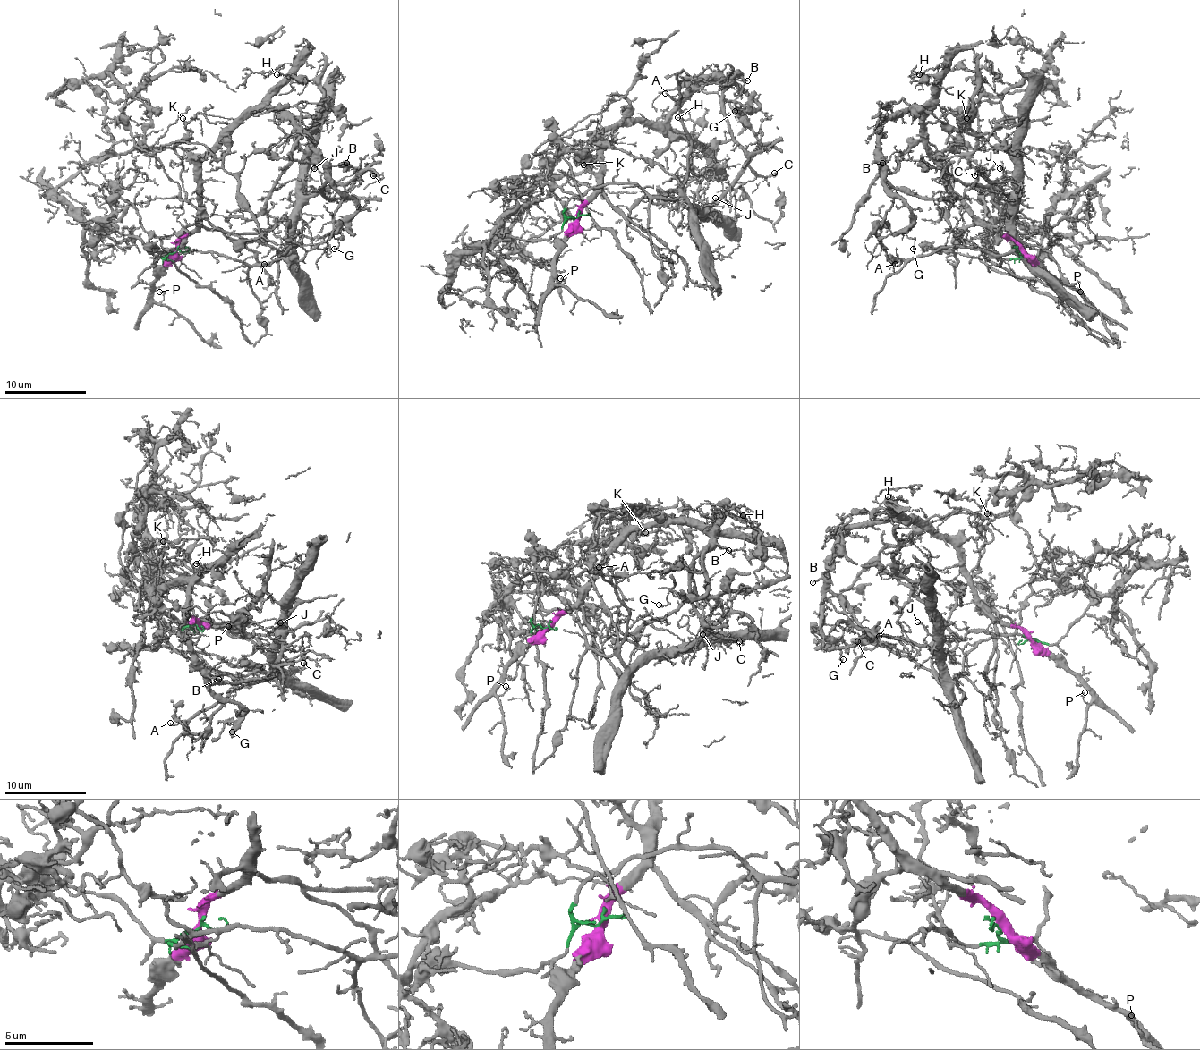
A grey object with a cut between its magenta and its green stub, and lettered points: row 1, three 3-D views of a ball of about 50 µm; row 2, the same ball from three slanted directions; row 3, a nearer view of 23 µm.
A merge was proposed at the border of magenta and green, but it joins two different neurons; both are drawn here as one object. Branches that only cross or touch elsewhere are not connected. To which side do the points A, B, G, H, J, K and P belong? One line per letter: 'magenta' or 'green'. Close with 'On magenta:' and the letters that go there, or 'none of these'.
A: green
B: magenta
G: magenta
H: magenta
J: green
K: magenta
P: magenta
On magenta: B, G, H, K, P

